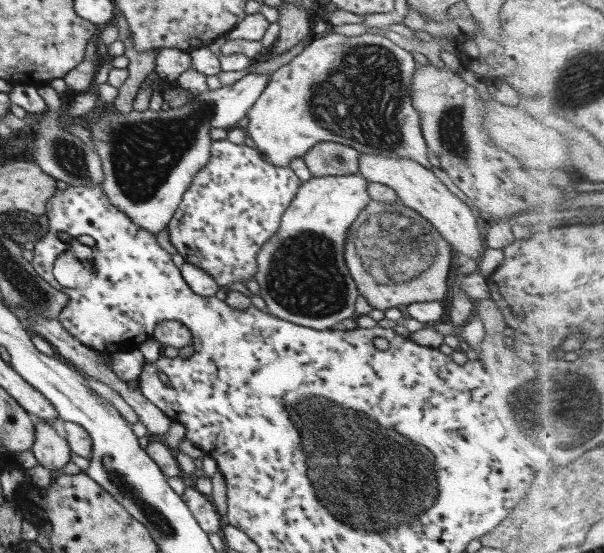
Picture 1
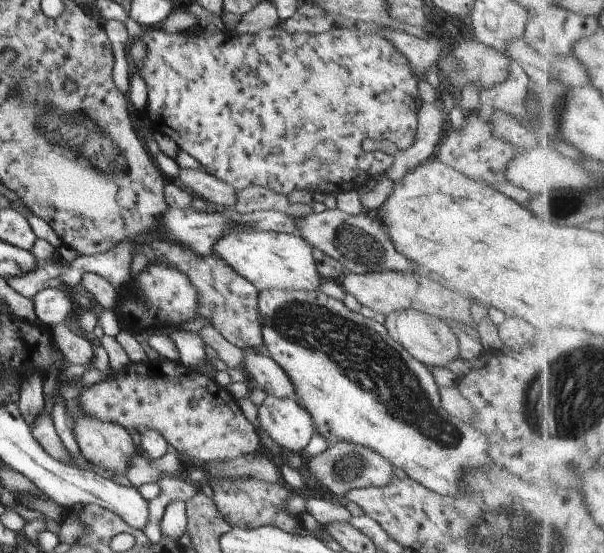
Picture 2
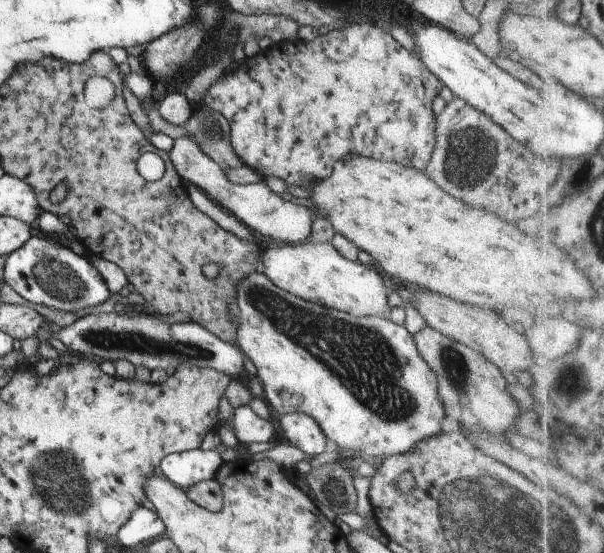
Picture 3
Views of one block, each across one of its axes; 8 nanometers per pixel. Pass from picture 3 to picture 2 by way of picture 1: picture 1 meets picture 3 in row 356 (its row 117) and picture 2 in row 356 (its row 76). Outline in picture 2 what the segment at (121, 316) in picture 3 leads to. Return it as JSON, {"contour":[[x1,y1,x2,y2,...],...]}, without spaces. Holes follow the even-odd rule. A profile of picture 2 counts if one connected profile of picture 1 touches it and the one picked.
{"contour":[[250,347,245,350,242,361,244,361,244,374,254,387,264,390,267,395,296,398,292,381,271,356,266,356]]}

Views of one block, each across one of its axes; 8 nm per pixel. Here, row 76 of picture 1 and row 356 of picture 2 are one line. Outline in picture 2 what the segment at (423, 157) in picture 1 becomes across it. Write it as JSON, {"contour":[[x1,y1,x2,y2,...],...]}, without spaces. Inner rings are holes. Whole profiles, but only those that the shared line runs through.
{"contour":[[262,289,257,296,257,307,262,315,264,327,264,346,268,348,268,354,275,363,288,375,295,390,295,400,304,407,313,420,315,430,322,435,330,446,339,442,351,442,363,447,368,447,385,458,392,466,404,470,412,480,419,482,428,490,441,495,456,496,461,485,461,476,470,469,481,469,484,465,492,466,490,458,490,440,476,427,472,428,458,417,452,417,440,405,439,385,434,381,432,371,423,362,414,358,400,343,397,343,387,331,387,328,376,321,364,317,359,311,350,310,343,300,338,300,321,291,289,291,284,289]]}

